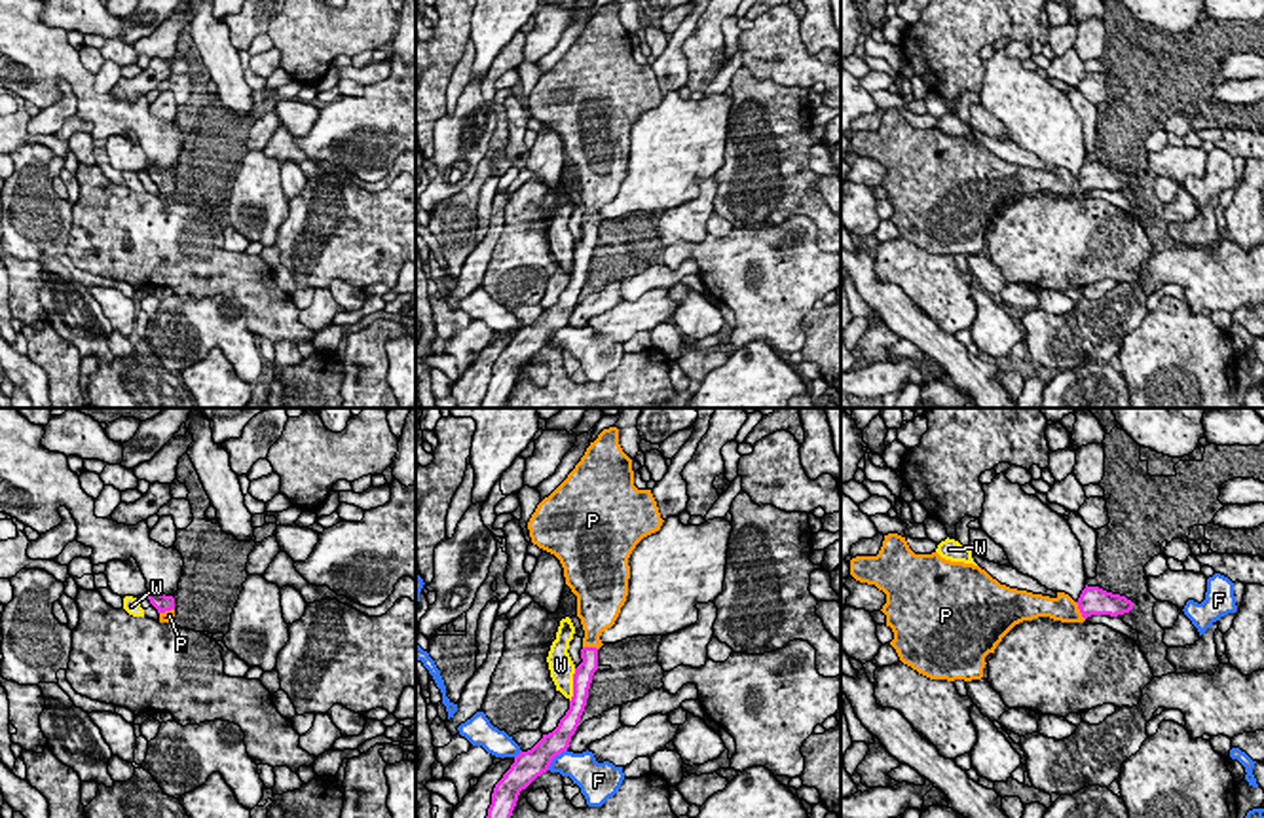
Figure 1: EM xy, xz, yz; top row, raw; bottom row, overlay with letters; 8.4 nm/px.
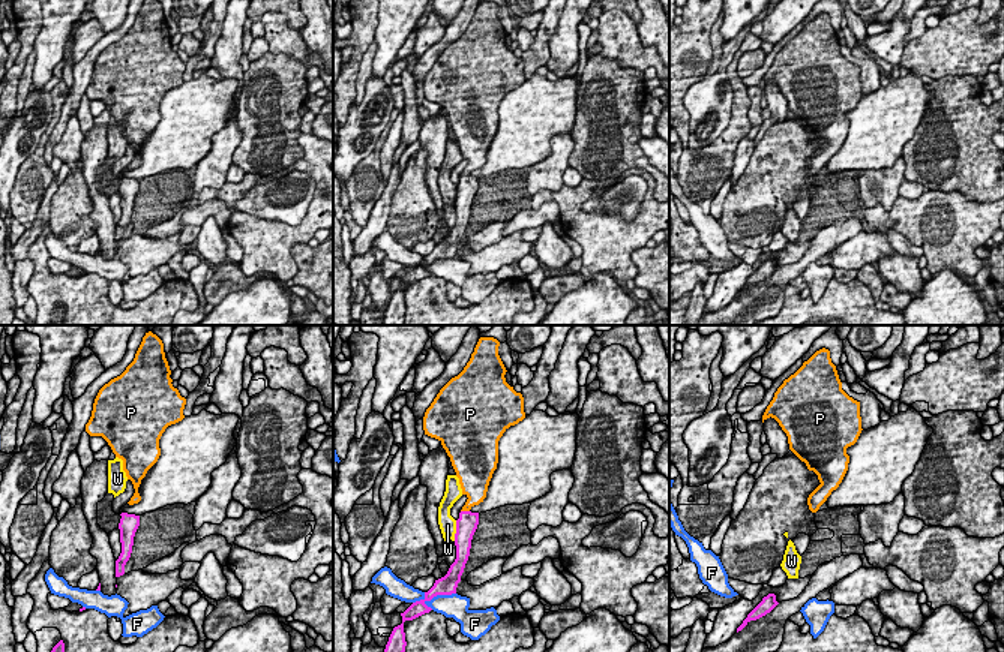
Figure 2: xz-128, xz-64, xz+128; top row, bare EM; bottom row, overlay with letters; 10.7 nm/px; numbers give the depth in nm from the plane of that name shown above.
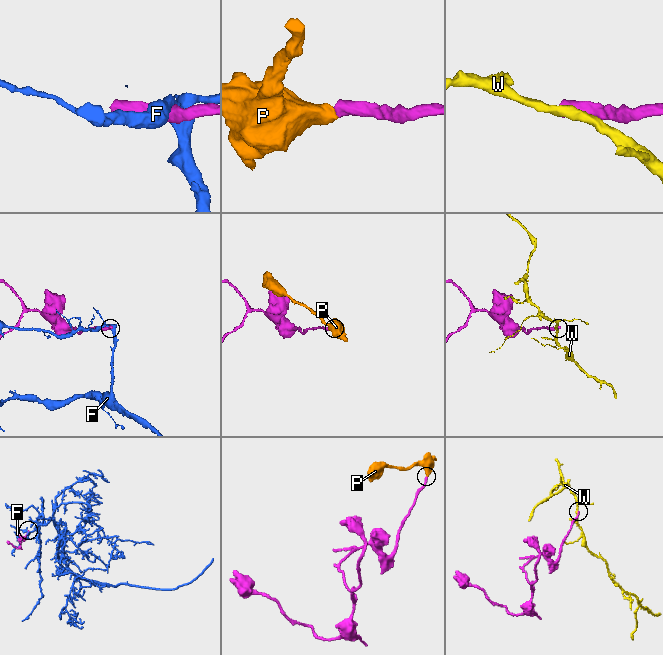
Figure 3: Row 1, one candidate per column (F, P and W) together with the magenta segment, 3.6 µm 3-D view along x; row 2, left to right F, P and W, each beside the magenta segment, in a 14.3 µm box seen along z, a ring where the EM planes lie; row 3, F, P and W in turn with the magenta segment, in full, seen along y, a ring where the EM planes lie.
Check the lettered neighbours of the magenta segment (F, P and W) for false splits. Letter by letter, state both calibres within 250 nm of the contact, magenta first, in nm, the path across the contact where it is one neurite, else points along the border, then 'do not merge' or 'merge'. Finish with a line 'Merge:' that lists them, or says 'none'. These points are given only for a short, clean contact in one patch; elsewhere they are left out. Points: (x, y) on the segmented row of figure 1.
F: 240 nm thick on the magenta side, 260 nm on the other; do not merge
P: 240 nm thick on the magenta side, 220 nm on the other; runs through yz (1094, 600), (1080, 612), (1063, 608); merge
W: 160 nm thick on the magenta side, 220 nm on the other; do not merge
Merge: P

